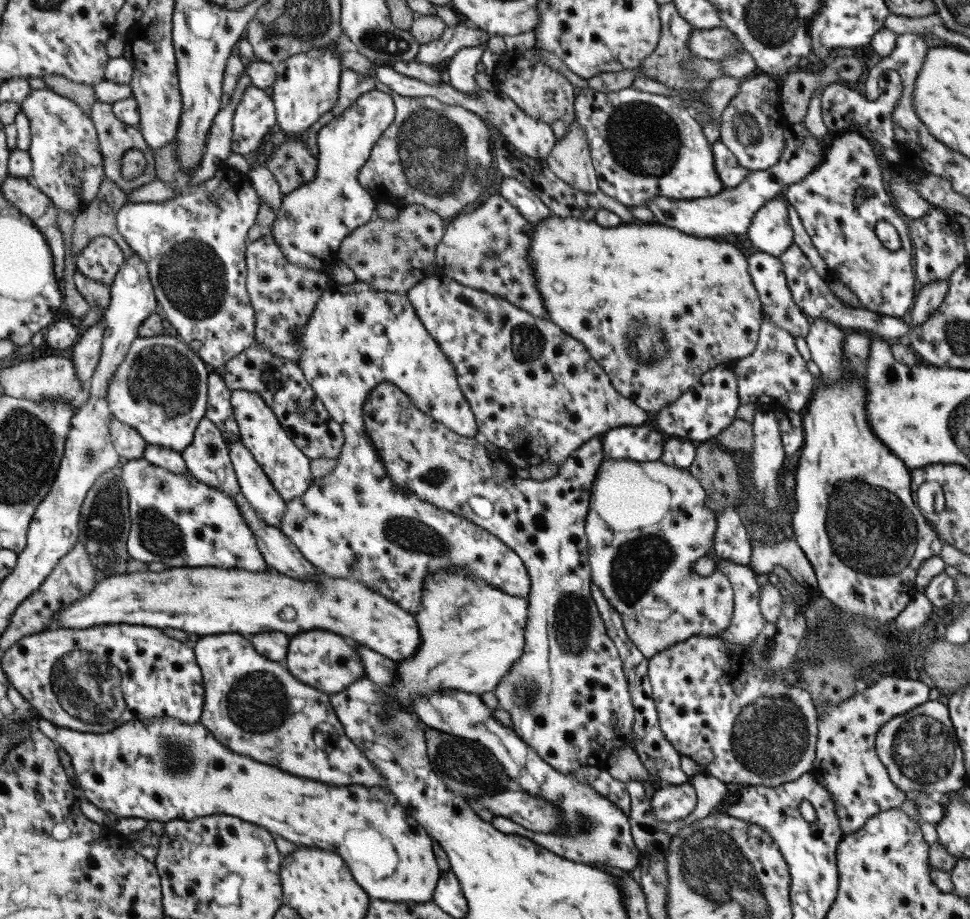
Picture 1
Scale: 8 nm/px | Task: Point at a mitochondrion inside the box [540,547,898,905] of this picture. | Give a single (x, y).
(770, 735)

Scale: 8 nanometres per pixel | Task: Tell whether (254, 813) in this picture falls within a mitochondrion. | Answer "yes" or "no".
no

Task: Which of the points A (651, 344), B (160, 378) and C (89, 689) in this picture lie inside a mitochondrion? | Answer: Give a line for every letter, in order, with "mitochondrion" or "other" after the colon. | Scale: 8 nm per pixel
A: mitochondrion
B: mitochondrion
C: mitochondrion

